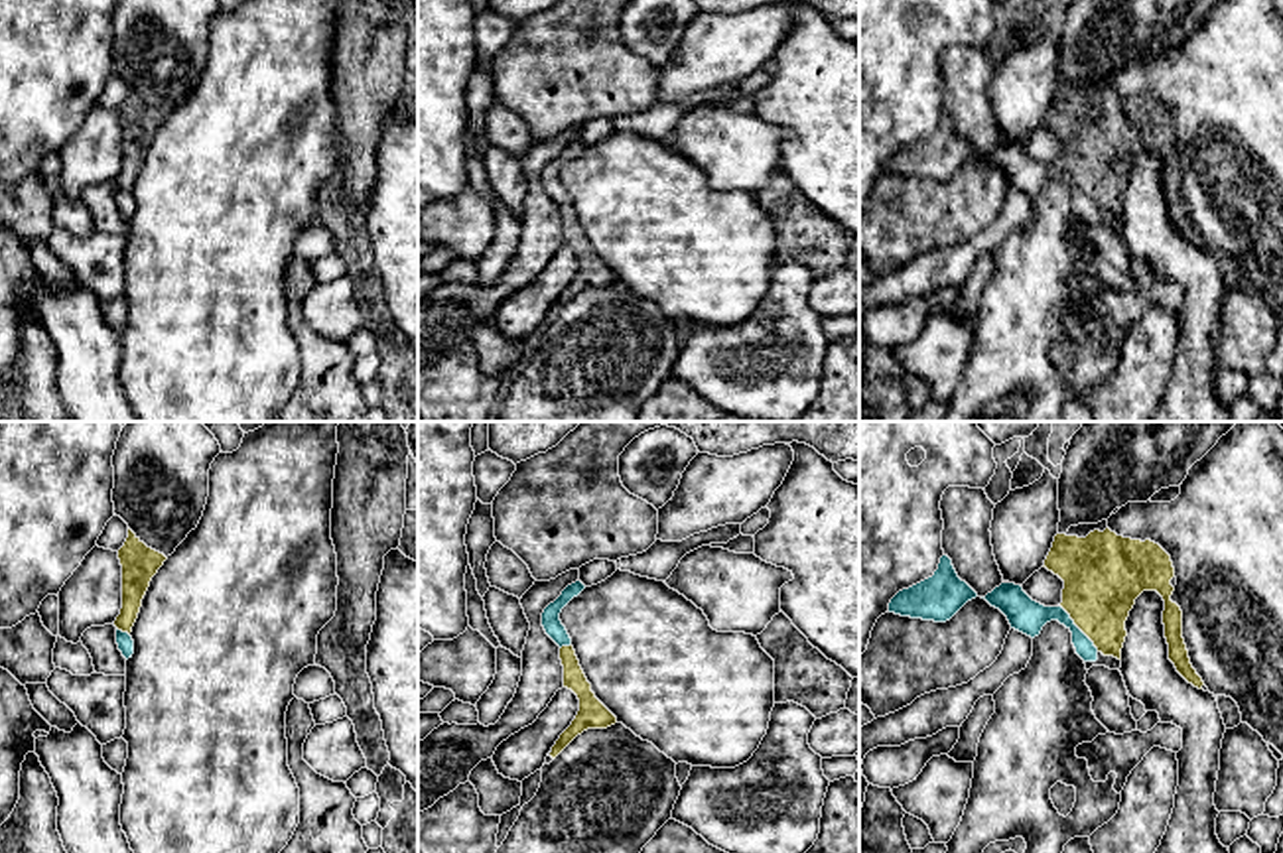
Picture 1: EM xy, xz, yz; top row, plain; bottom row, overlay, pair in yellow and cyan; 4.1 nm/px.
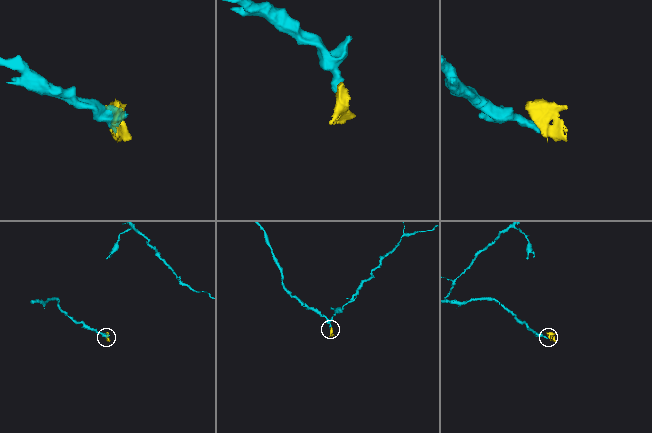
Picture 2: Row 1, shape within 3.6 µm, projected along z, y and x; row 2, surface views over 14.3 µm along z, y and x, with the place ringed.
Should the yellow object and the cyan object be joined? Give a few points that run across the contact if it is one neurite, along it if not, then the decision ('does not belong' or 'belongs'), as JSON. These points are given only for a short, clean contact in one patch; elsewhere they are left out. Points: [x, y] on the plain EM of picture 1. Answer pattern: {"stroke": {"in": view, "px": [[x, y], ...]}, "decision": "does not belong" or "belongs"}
{"stroke": {"in": "yz", "px": [[1104, 132], [1094, 170], [1079, 186], [1067, 174], [1025, 174]]}, "decision": "belongs"}

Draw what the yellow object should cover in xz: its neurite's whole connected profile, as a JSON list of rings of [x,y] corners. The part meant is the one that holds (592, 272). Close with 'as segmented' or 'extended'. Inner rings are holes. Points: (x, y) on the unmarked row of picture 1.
[[[581,140],[568,144],[562,150],[562,154],[554,162],[550,162],[542,171],[542,185],[546,193],[560,205],[560,219],[564,225],[564,246],[572,248],[579,258],[579,270],[572,284],[560,294],[560,297],[552,305],[552,317],[556,317],[583,290],[607,288],[617,282],[617,276],[591,250],[591,242],[587,240],[572,205],[572,197],[560,179],[562,167],[583,148],[585,144]]]; extended

